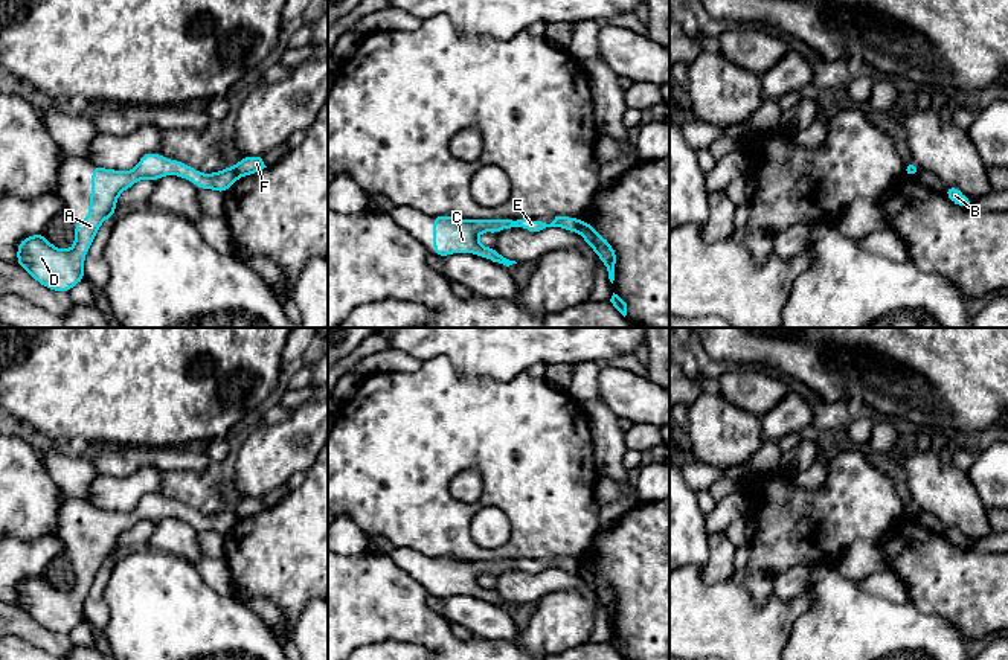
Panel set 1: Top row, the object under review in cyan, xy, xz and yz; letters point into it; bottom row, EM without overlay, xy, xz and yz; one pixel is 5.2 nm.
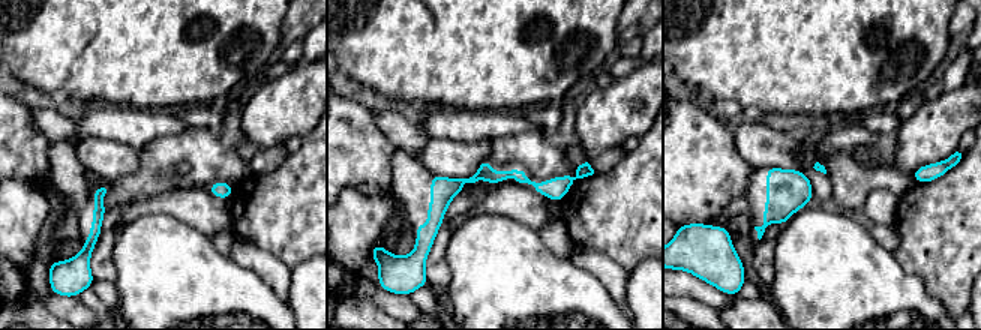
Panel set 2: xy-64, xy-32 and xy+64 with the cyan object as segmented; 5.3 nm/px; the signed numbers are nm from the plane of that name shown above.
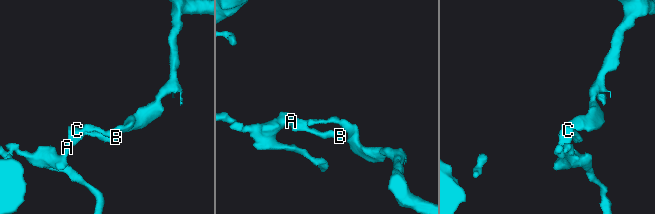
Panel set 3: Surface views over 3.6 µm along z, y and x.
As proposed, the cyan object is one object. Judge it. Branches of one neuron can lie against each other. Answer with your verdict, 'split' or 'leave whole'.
split

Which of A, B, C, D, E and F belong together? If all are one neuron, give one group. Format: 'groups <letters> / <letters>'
groups A B C D E / F

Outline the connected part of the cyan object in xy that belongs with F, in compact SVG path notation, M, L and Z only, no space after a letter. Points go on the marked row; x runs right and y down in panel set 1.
M246 155L235 166L239 177L256 174L267 168L261 157Z

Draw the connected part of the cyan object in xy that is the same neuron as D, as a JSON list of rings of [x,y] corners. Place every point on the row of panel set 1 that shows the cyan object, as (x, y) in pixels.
[[[156,152],[143,154],[133,171],[116,171],[91,165],[88,219],[76,219],[73,224],[76,232],[73,247],[59,250],[40,232],[18,242],[17,265],[43,287],[69,293],[76,284],[85,280],[85,255],[101,224],[107,218],[116,216],[117,197],[142,178],[157,183],[165,175],[178,175],[195,183],[198,191],[212,189],[223,195],[239,178],[233,166],[213,174],[203,174],[183,162],[171,160]]]

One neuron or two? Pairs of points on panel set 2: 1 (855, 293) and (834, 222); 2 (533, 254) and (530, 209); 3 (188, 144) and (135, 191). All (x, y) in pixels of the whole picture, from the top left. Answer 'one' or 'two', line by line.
1: one
2: two
3: one

